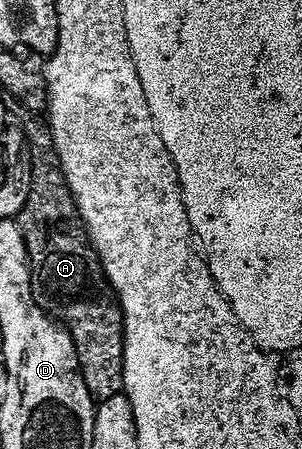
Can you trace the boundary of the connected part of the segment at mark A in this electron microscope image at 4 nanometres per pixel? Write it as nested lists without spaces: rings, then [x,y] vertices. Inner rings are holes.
[[[27,118],[31,119],[24,121],[21,134],[29,152],[31,190],[27,192],[27,200],[18,213],[17,222],[25,241],[27,259],[31,263],[31,292],[35,304],[56,323],[62,323],[63,328],[71,334],[79,358],[79,372],[83,374],[85,385],[92,397],[102,401],[120,394],[123,385],[123,314],[119,312],[116,296],[103,277],[99,259],[87,241],[87,233],[83,230],[71,190],[63,180],[63,172],[59,169],[59,159],[55,156],[55,146],[51,140],[51,129],[42,118]]]

